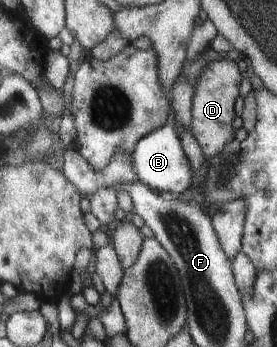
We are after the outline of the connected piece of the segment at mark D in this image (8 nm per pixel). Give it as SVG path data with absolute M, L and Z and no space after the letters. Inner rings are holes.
M227 57L220 61L213 60L207 64L196 83L192 99L192 124L189 131L205 157L216 156L234 138L232 121L236 118L234 103L239 96L239 85L243 73L237 67L237 58Z

